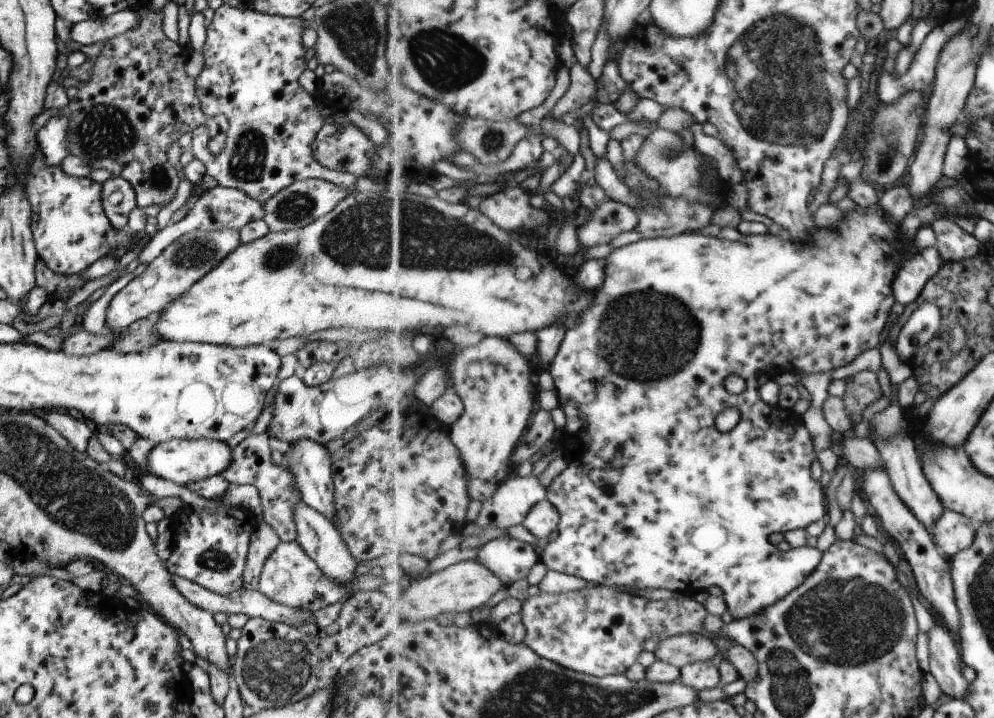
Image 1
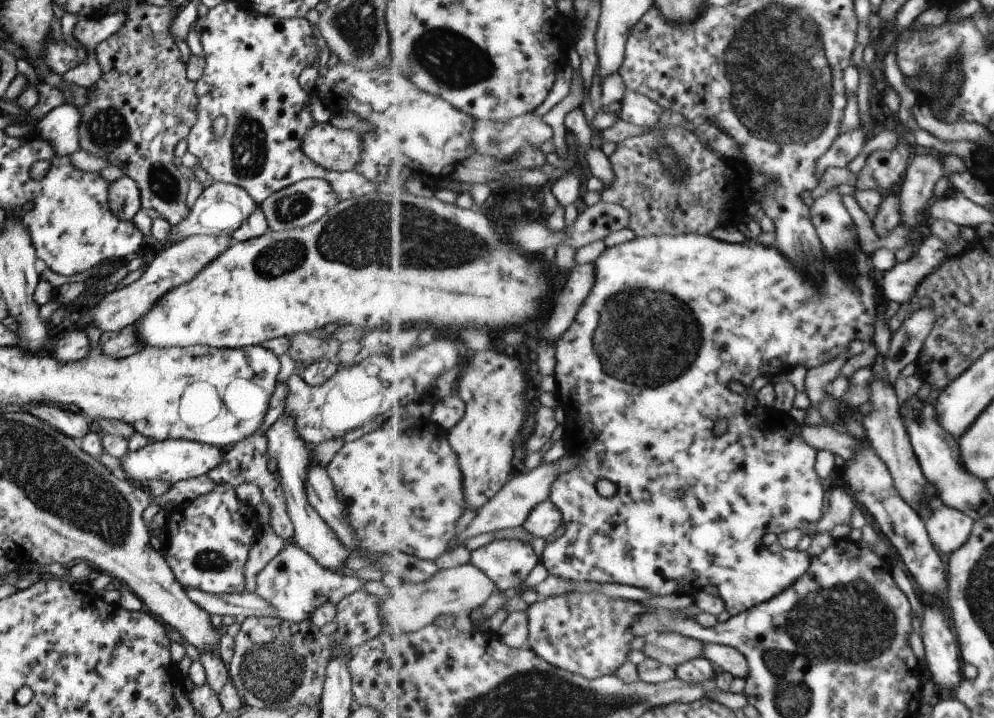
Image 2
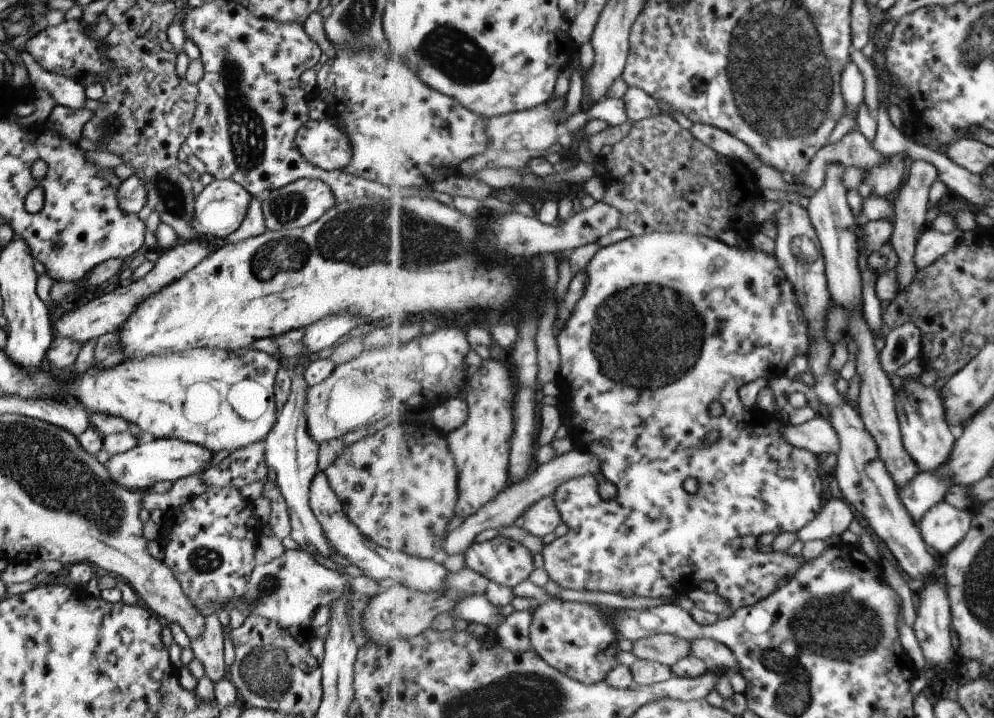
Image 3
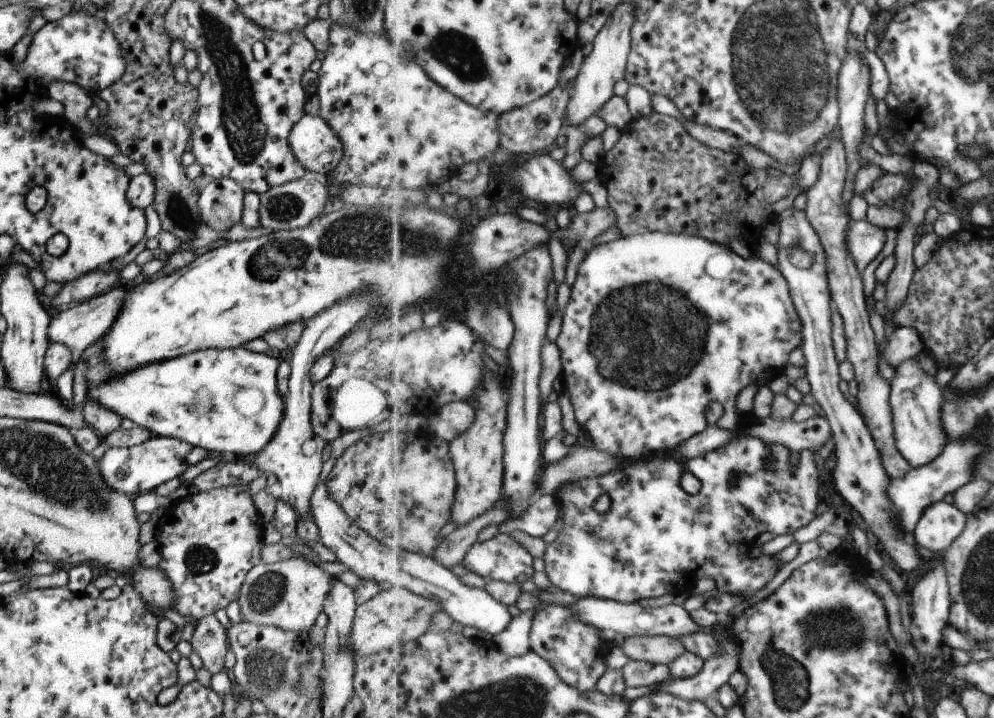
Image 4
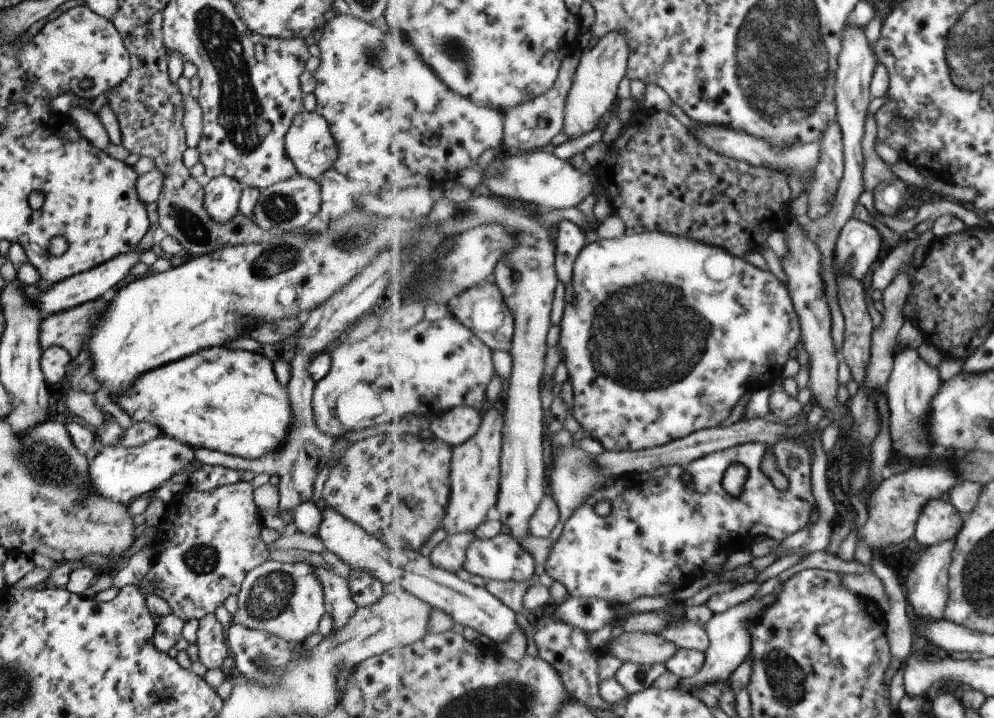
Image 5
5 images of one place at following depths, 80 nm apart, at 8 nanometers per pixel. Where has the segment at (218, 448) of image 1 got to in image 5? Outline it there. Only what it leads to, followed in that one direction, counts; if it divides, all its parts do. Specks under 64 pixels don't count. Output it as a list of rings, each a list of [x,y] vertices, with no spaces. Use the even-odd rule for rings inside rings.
[[[159,435],[149,442],[144,442],[139,446],[126,447],[123,445],[98,446],[98,453],[88,462],[88,475],[92,489],[102,497],[110,498],[125,504],[129,504],[134,498],[141,494],[155,492],[159,484],[163,484],[173,476],[182,471],[194,460],[194,450],[184,442],[167,435]]]

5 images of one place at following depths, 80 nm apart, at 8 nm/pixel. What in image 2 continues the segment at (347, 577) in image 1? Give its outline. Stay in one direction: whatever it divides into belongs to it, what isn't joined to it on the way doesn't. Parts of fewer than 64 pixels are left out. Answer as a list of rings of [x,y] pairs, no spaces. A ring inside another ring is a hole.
[[[286,413],[282,415],[263,433],[266,438],[268,458],[276,462],[276,470],[280,476],[280,485],[284,492],[286,511],[293,527],[291,541],[303,552],[318,562],[324,569],[340,573],[343,562],[350,552],[339,542],[338,536],[327,526],[326,522],[309,506],[304,491],[304,480],[308,462],[311,461],[311,446],[297,436],[294,420]]]

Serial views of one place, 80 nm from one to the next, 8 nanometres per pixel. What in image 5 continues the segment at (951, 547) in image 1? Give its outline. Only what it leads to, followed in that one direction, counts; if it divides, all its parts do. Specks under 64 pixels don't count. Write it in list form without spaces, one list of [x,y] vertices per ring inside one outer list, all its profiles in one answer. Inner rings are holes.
[[[930,501],[915,526],[914,538],[921,548],[955,541],[965,525],[965,517],[951,501]]]

